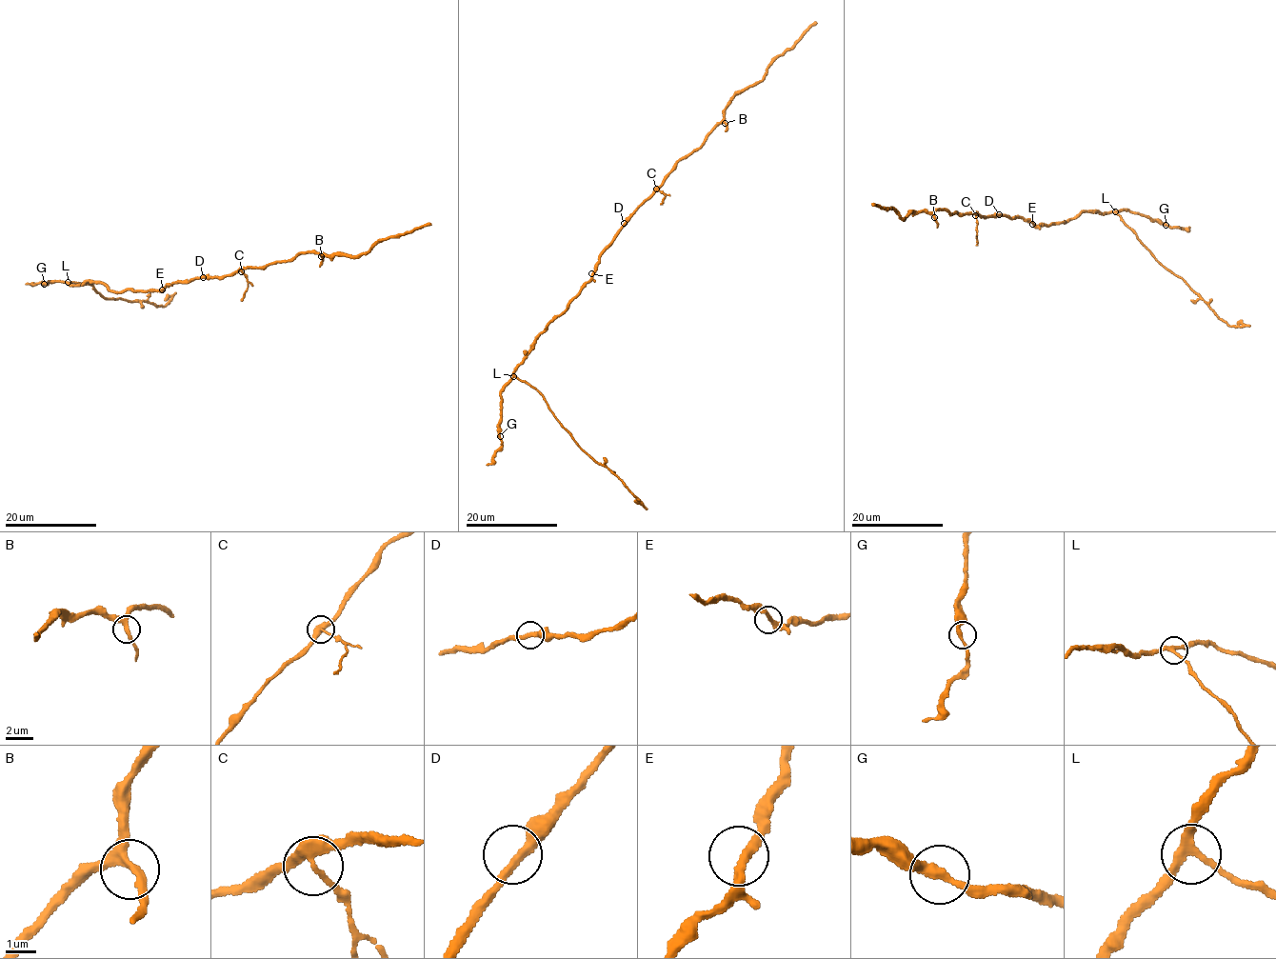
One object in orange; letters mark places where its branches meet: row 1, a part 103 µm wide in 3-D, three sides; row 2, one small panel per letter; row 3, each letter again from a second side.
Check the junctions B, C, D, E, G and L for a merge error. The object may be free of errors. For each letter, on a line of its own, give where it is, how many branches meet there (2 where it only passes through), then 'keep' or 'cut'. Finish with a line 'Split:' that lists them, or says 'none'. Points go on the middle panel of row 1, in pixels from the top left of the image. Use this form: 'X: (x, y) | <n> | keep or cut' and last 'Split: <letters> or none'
B: (725, 123) | 3 | keep
C: (656, 189) | 3 | cut
D: (624, 223) | 2 | keep
E: (591, 273) | 2 | keep
G: (500, 436) | 2 | keep
L: (513, 376) | 3 | keep
Split: C

